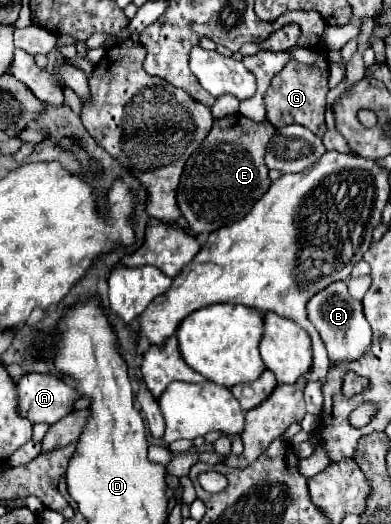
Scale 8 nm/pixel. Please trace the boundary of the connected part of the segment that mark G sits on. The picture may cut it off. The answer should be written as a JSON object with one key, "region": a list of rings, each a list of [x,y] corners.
{"region":[[[290,60],[268,88],[266,120],[274,124],[274,128],[300,124],[312,130],[316,136],[324,136],[326,132],[324,112],[326,112],[326,94],[328,94],[326,80],[328,80],[328,70],[316,70],[316,66],[306,66],[306,64],[300,64],[298,60]]]}

